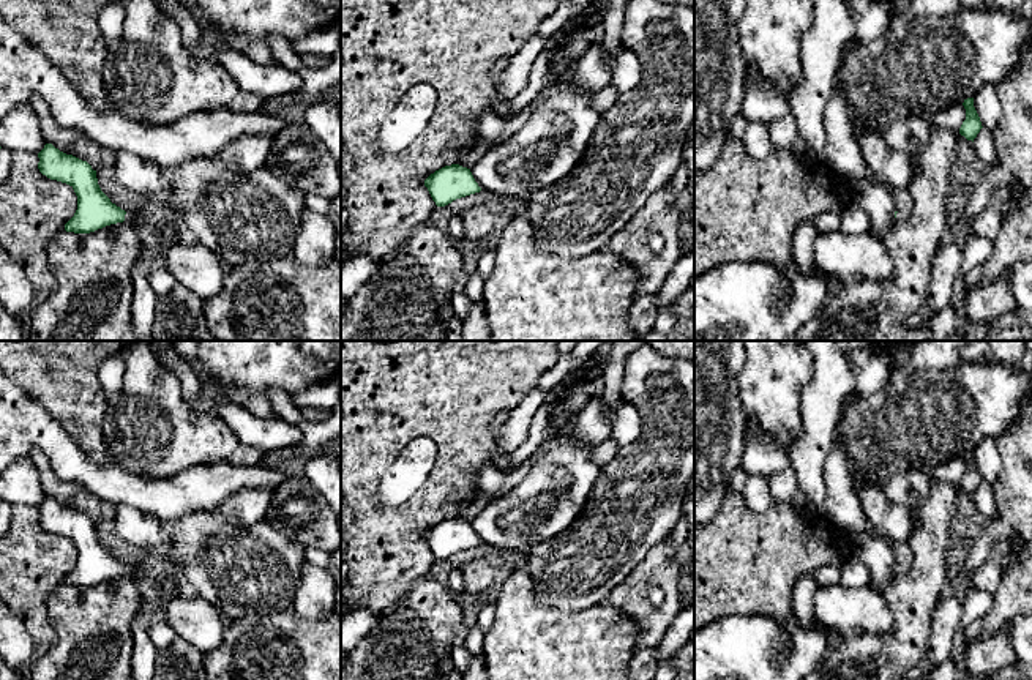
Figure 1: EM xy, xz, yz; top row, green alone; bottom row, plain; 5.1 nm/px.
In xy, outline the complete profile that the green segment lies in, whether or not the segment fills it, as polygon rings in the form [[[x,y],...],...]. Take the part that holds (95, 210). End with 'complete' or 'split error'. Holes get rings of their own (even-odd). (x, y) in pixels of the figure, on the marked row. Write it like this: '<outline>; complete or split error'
[[[46,144],[38,158],[43,175],[69,185],[77,196],[77,210],[65,224],[66,232],[90,234],[110,224],[136,221],[134,213],[122,210],[101,191],[96,170],[87,161],[66,155],[52,144]]]; split error

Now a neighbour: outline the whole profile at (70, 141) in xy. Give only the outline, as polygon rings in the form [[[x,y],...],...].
[[[33,96],[32,106],[41,117],[41,131],[47,144],[66,155],[87,161],[93,170],[112,169],[115,153],[93,142],[88,134],[74,128],[62,128],[52,117],[49,106],[39,96]]]

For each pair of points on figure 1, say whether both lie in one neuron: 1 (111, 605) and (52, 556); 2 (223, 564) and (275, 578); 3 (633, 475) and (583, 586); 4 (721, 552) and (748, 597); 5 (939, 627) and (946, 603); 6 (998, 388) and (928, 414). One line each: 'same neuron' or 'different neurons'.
1: different neurons
2: same neuron
3: same neuron
4: same neuron
5: same neuron
6: same neuron

